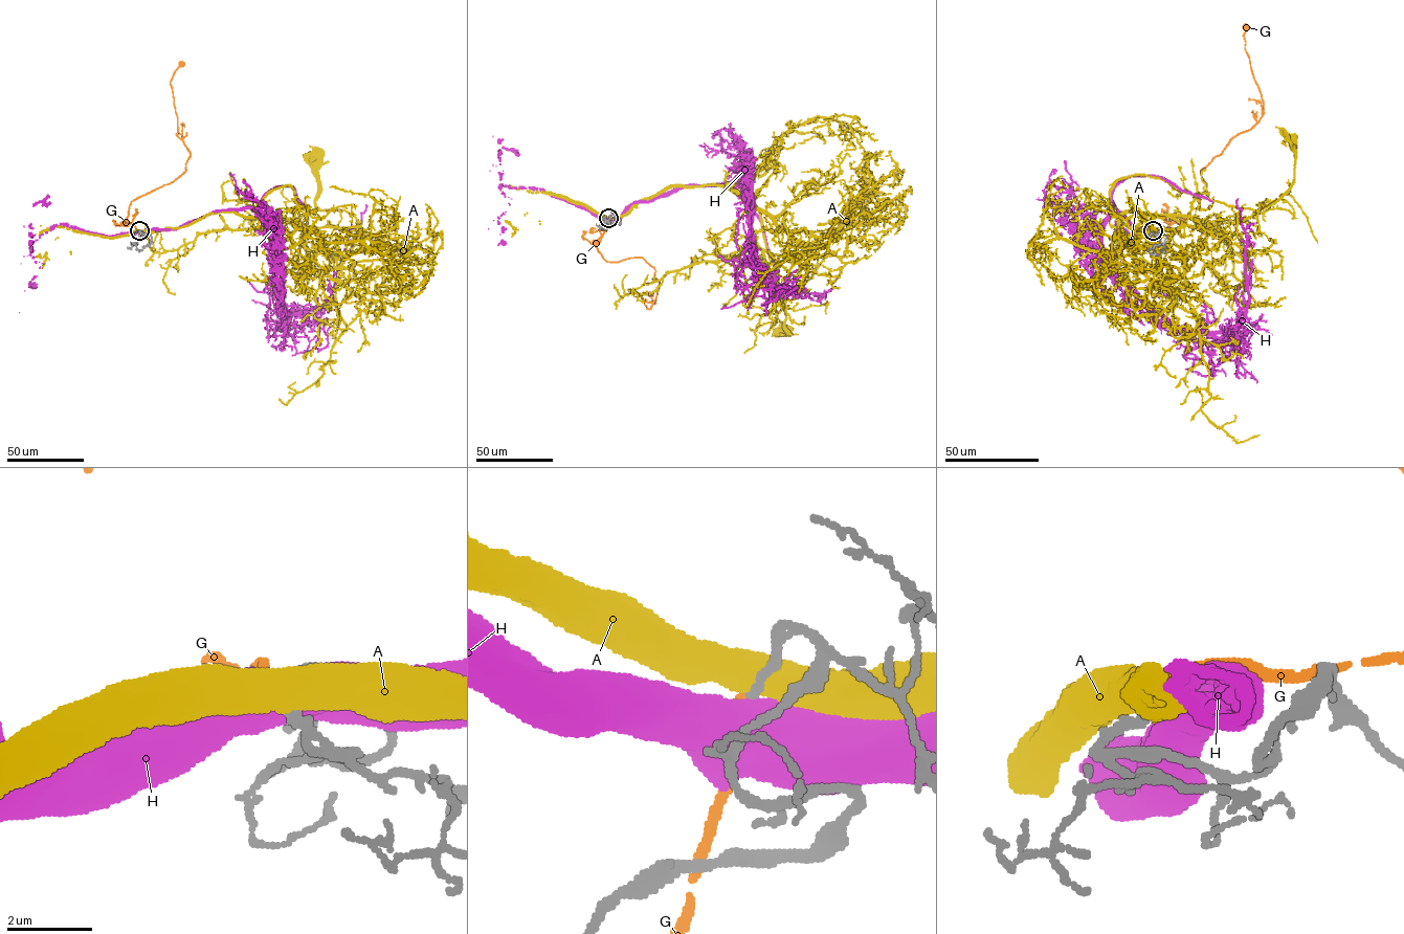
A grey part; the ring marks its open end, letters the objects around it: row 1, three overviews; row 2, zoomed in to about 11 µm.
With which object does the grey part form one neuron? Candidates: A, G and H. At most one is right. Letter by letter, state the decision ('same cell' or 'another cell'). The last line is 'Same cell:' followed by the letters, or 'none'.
A: another cell
G: same cell
H: another cell
Same cell: G

